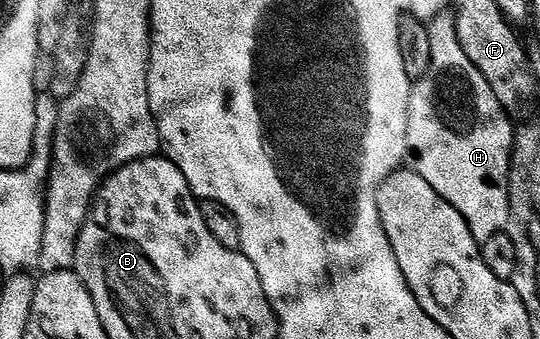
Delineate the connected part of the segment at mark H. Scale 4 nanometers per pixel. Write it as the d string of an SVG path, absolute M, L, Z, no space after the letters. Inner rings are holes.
M458 36L444 38L442 45L444 51L432 58L435 65L446 70L443 76L433 77L436 86L435 97L443 97L446 100L458 99L459 104L445 104L438 98L428 102L426 116L430 116L430 112L437 109L438 136L446 136L446 140L414 140L414 145L408 149L410 155L408 164L416 170L416 174L420 174L420 178L424 178L424 182L428 182L428 186L432 186L432 190L436 190L436 194L443 196L460 213L464 222L468 222L468 230L472 230L472 238L476 238L476 242L482 245L498 232L506 231L509 210L510 153L513 150L516 124L510 121L511 113L500 106L496 94L492 94L492 86L488 86L484 74L480 74L476 66L470 68L472 62L468 54L464 54ZM455 64L458 64L456 69L450 71ZM446 111L450 113L449 118L445 117Z

